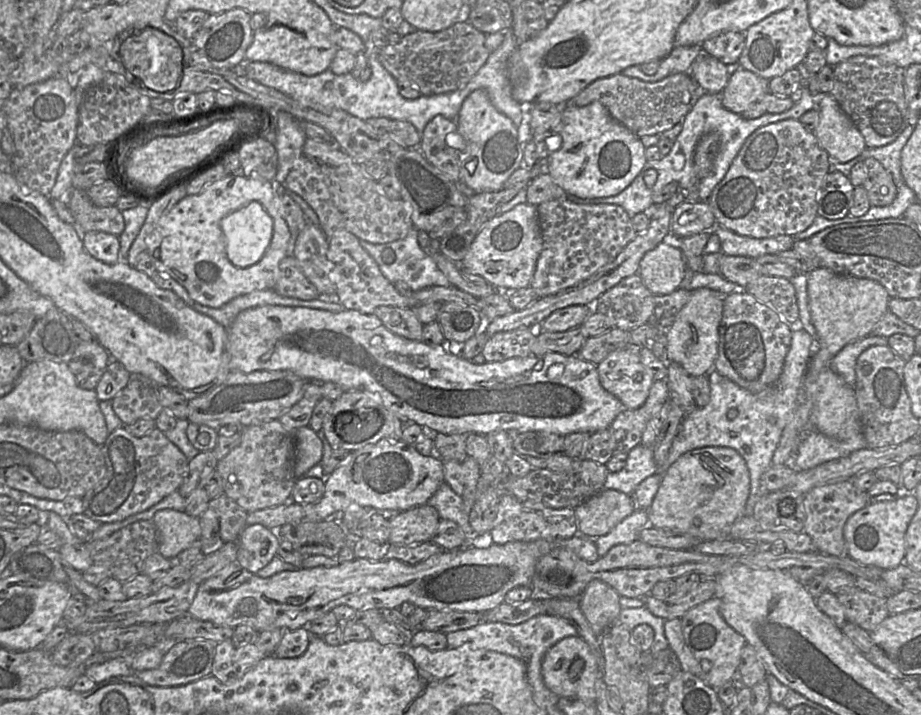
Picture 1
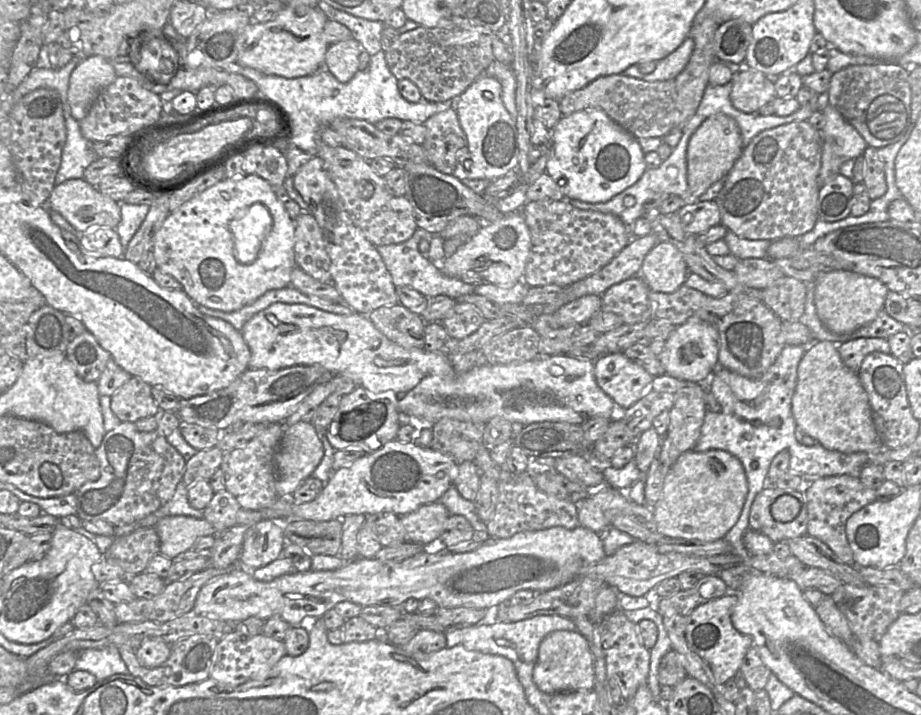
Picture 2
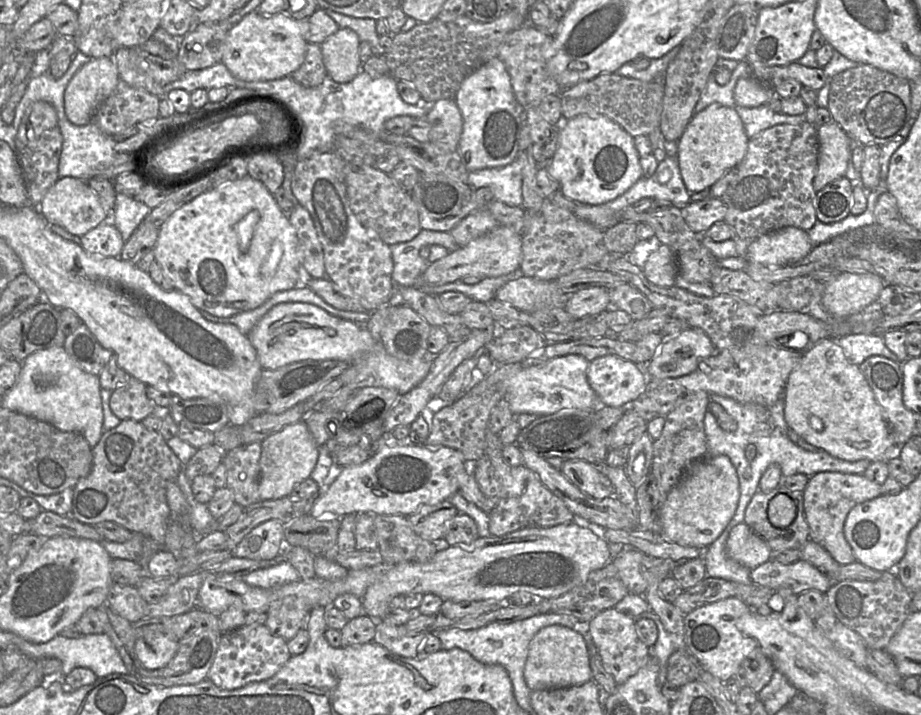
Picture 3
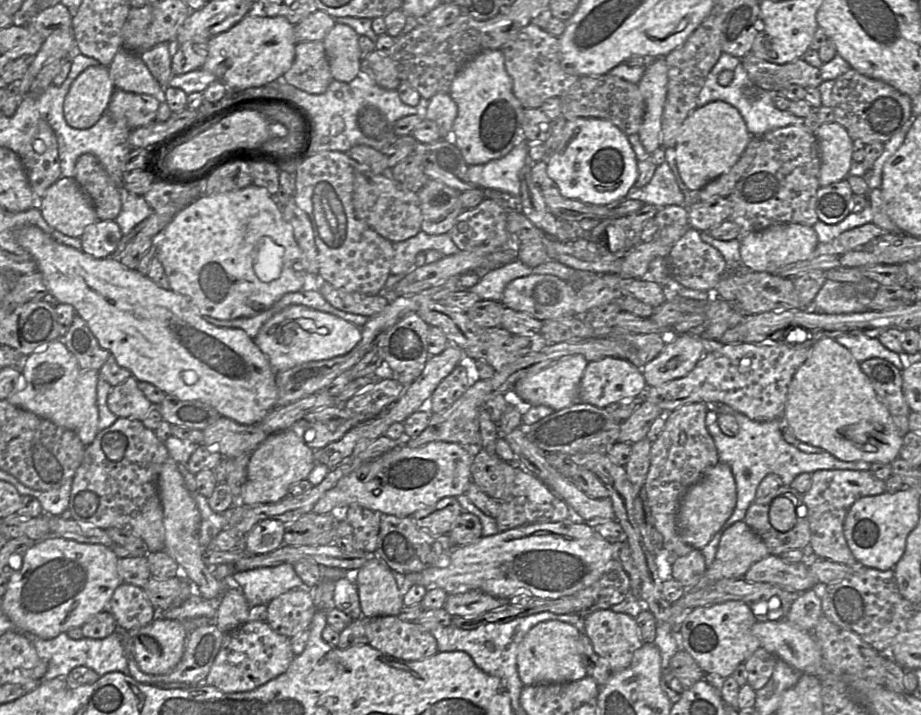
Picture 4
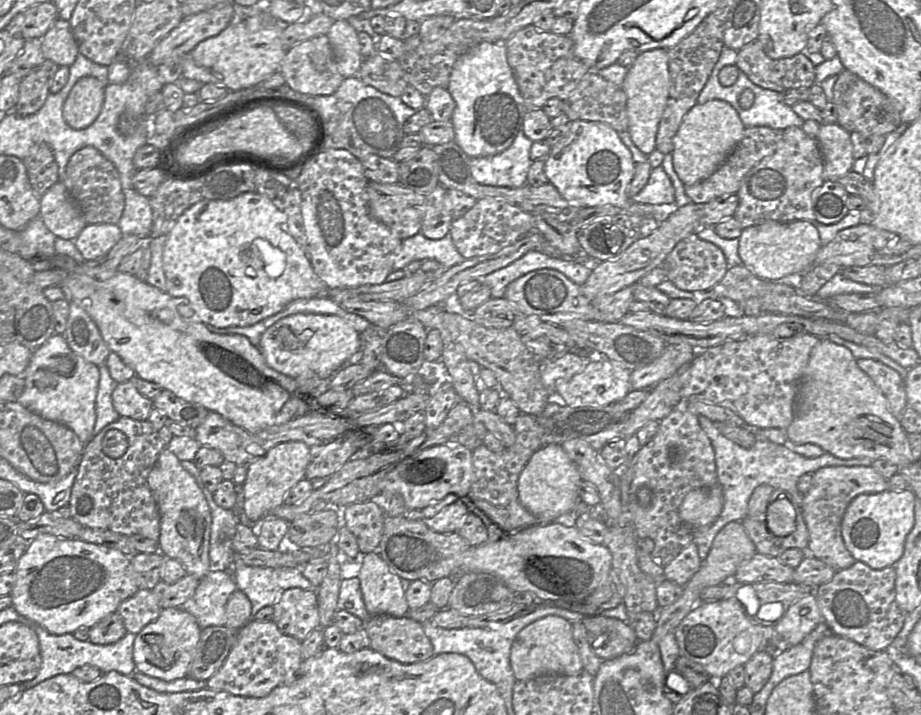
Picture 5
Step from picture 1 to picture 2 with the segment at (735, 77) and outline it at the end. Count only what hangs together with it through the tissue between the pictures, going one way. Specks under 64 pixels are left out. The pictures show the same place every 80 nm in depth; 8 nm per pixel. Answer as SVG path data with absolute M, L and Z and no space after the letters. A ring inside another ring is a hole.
M744 62L735 73L730 93L732 105L745 113L756 113L776 97L774 79L749 68Z

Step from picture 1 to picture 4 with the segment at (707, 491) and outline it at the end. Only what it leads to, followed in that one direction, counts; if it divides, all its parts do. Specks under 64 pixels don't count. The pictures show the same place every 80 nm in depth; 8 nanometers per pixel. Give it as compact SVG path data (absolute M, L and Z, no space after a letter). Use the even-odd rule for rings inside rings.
M718 462L691 485L680 500L677 532L684 543L701 550L729 519L737 501L735 480L728 464Z

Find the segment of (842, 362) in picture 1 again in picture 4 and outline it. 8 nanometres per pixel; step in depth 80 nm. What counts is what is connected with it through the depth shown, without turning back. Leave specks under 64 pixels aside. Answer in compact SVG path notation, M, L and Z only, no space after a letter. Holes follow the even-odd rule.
M852 334L838 336L834 340L847 348L859 363L871 358L882 358L891 362L901 372L905 369L899 354L884 347L878 337L870 338L862 334Z

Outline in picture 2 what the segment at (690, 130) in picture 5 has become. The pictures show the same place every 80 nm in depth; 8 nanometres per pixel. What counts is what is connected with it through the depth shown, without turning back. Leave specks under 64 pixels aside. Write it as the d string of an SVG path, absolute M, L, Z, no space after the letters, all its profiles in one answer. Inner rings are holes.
M718 113L708 117L692 134L687 146L687 185L688 198L684 204L698 202L698 198L712 184L724 180L743 151L742 138L736 121Z

